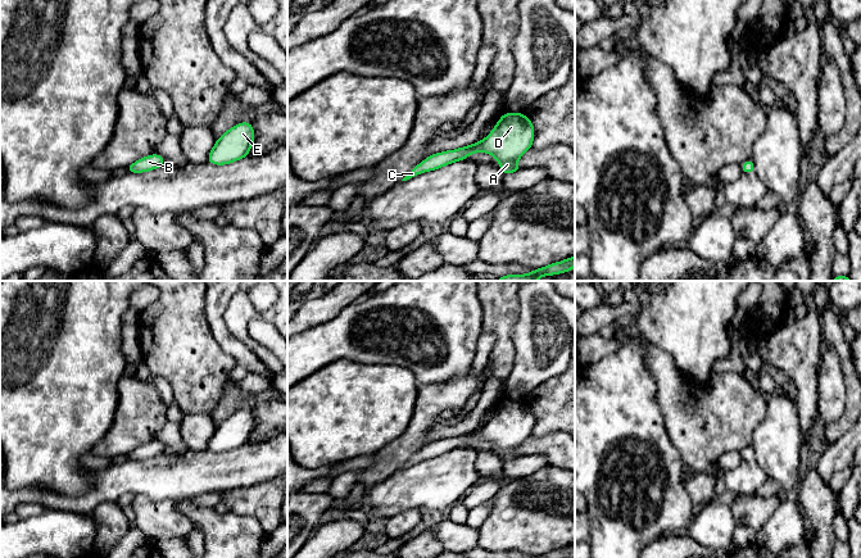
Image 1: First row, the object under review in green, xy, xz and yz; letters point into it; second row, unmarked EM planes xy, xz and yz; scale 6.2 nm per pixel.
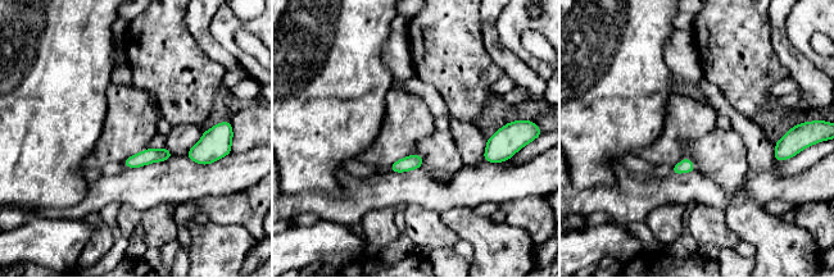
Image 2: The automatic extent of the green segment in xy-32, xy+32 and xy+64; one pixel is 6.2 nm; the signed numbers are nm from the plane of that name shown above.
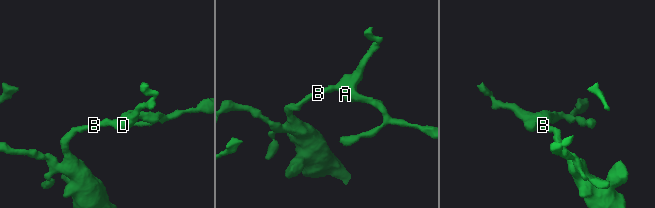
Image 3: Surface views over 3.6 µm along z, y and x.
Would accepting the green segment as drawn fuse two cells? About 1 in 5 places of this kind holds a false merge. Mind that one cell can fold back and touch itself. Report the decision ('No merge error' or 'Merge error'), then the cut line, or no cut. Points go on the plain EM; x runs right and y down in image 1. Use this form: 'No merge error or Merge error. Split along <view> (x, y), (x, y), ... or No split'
No merge error. No split

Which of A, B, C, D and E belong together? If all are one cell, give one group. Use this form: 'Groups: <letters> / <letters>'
Groups: A B C D E

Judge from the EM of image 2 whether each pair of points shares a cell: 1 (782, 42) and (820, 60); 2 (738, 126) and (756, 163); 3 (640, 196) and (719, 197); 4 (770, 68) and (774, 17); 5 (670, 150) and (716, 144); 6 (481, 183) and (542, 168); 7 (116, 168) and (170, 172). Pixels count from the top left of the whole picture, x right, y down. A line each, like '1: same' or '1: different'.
1: different
2: same
3: same
4: different
5: different
6: same
7: different

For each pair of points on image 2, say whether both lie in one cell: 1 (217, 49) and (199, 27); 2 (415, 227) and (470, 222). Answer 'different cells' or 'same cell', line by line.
1: same cell
2: different cells

